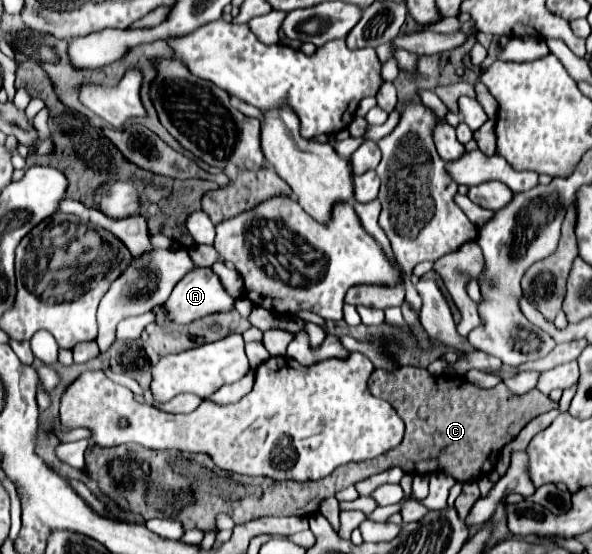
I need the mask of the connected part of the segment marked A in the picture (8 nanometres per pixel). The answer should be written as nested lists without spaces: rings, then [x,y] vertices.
[[[193,269],[175,285],[165,303],[169,319],[183,325],[207,315],[229,313],[233,307],[235,299],[225,291],[211,269]]]

